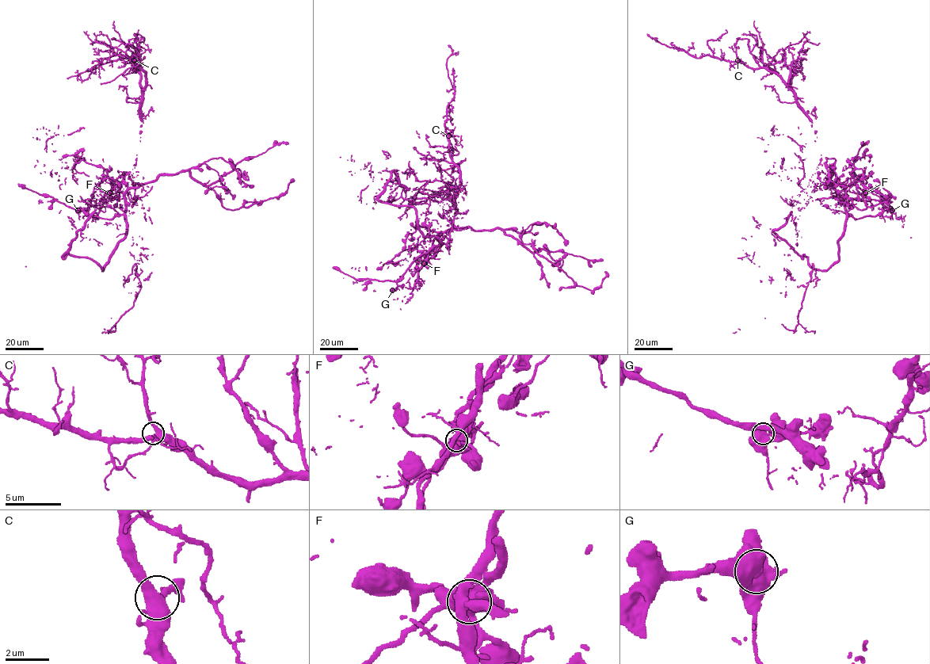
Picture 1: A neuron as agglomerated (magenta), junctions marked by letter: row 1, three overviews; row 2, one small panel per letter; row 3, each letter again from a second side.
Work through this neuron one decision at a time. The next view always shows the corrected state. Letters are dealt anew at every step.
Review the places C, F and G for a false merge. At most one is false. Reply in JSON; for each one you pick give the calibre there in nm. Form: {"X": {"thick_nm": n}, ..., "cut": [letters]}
{"cut": []}

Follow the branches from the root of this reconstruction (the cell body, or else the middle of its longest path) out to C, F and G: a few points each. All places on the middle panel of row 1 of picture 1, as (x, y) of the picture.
C: (417, 211), (420, 232), (440, 244), (439, 237), (453, 227), (443, 216), (455, 215), (459, 185), (448, 135)
F: (417, 211), (420, 232), (424, 236), (436, 236), (440, 242), (436, 237), (434, 239), (424, 263)
G: (417, 211), (417, 227), (420, 232), (424, 236), (436, 236), (440, 242), (420, 254), (392, 290)

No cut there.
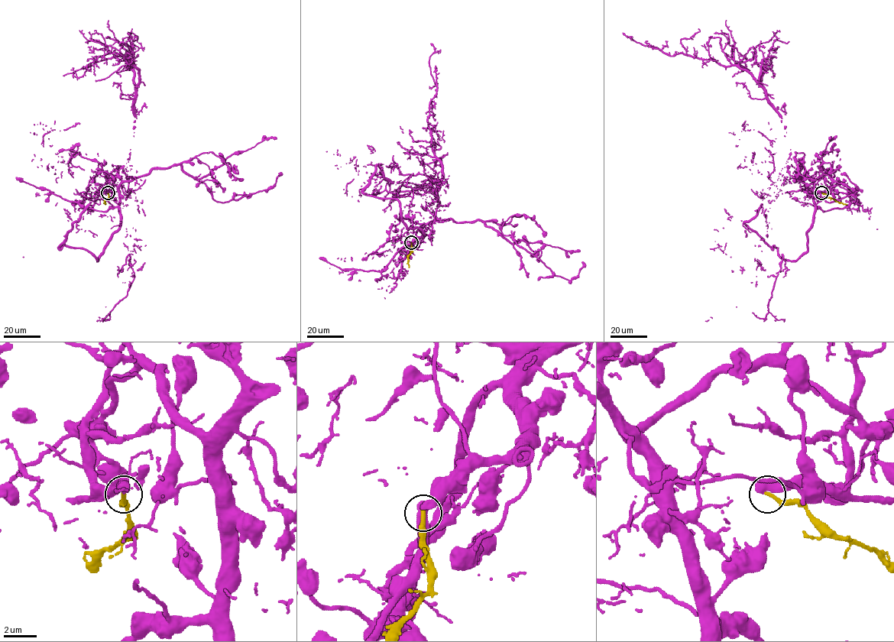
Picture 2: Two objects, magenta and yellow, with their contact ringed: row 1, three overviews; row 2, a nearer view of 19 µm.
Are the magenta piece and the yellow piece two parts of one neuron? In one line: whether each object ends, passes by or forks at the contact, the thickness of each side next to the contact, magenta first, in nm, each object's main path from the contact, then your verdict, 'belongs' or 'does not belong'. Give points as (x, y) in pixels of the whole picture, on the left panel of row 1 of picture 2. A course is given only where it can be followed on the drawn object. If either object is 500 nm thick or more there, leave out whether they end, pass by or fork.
calibres 700 and 240 nm; course magenta (108, 192), (109, 179), (120, 227), (98, 260), (59, 244), (105, 189), (139, 270), (96, 321); course yellow (108, 192), (105, 205); belongs

